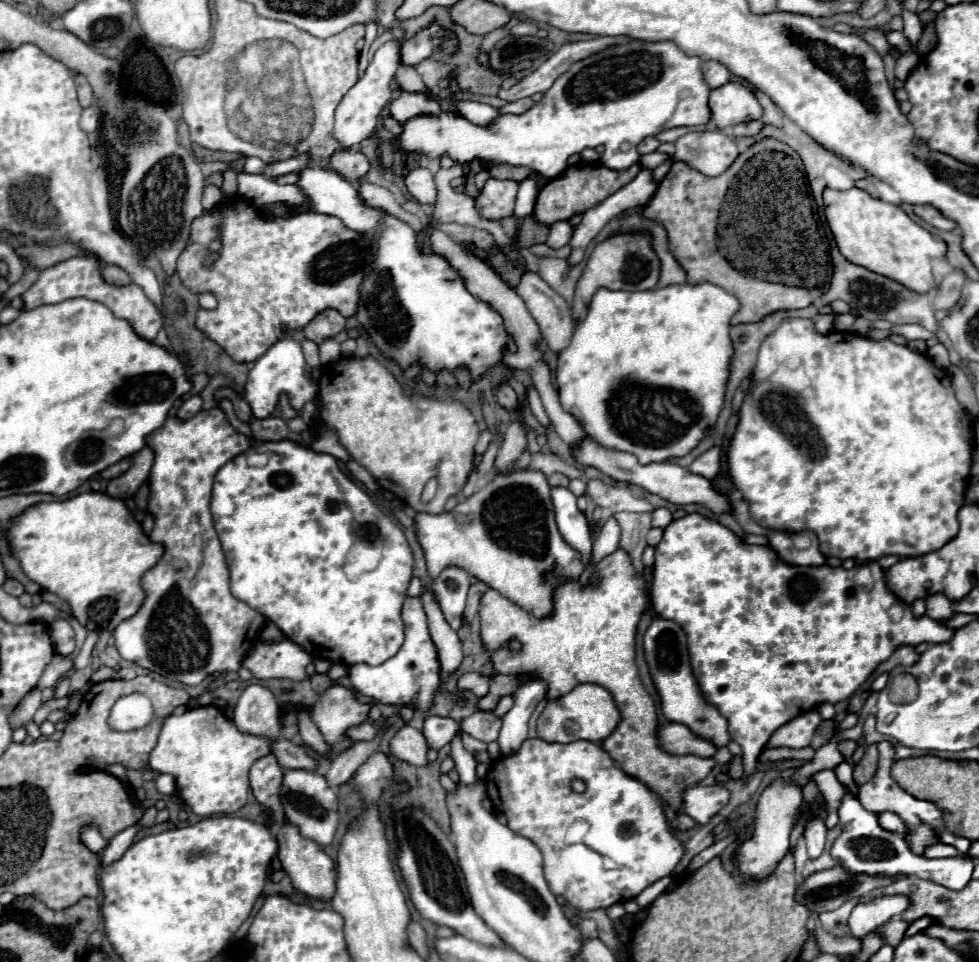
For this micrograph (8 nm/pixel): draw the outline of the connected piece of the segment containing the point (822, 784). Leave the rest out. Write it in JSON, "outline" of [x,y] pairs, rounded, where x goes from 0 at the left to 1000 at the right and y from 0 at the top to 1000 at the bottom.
{"outline":[[[839,800],[830,807],[830,811],[835,813],[839,825],[845,830],[845,840],[847,840],[847,846],[845,846],[845,863],[853,861],[855,854],[857,854],[857,838],[859,838],[859,832],[861,827],[865,825],[865,819],[855,811],[853,802],[851,800]]]}

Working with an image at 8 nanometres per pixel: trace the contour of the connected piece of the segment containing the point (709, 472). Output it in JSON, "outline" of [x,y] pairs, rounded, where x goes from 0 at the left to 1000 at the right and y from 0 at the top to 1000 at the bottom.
{"outline":[[[732,464],[724,466],[704,484],[704,491],[720,495],[722,499],[728,499],[734,491],[734,474],[736,474],[736,466],[732,466]]]}

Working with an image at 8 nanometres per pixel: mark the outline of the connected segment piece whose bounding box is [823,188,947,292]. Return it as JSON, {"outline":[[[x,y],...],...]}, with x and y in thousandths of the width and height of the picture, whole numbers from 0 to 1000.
{"outline":[[[843,195],[841,210],[845,233],[853,245],[857,262],[865,270],[890,279],[890,283],[910,287],[910,291],[918,291],[918,295],[926,295],[926,299],[935,299],[935,304],[949,304],[957,297],[951,279],[953,270],[965,266],[967,254],[935,233],[920,214],[896,208],[877,195],[861,200]]]}

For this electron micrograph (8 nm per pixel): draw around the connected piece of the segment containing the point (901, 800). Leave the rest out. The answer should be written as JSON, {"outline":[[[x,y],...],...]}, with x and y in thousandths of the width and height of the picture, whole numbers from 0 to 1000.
{"outline":[[[900,771],[896,773],[898,775],[898,798],[896,798],[896,805],[892,807],[892,811],[888,811],[886,815],[882,815],[877,819],[877,834],[882,836],[882,840],[886,840],[888,844],[902,844],[902,842],[908,842],[908,844],[914,844],[918,846],[926,861],[928,861],[928,869],[926,869],[926,877],[928,881],[935,886],[935,888],[943,888],[943,881],[949,879],[949,877],[957,877],[957,869],[953,865],[953,859],[959,859],[963,861],[963,852],[961,852],[961,844],[955,836],[947,834],[947,832],[937,832],[933,830],[931,825],[926,825],[922,819],[918,819],[914,815],[914,811],[910,809],[908,800],[910,800],[910,794],[912,794],[912,775],[908,771]]]}

